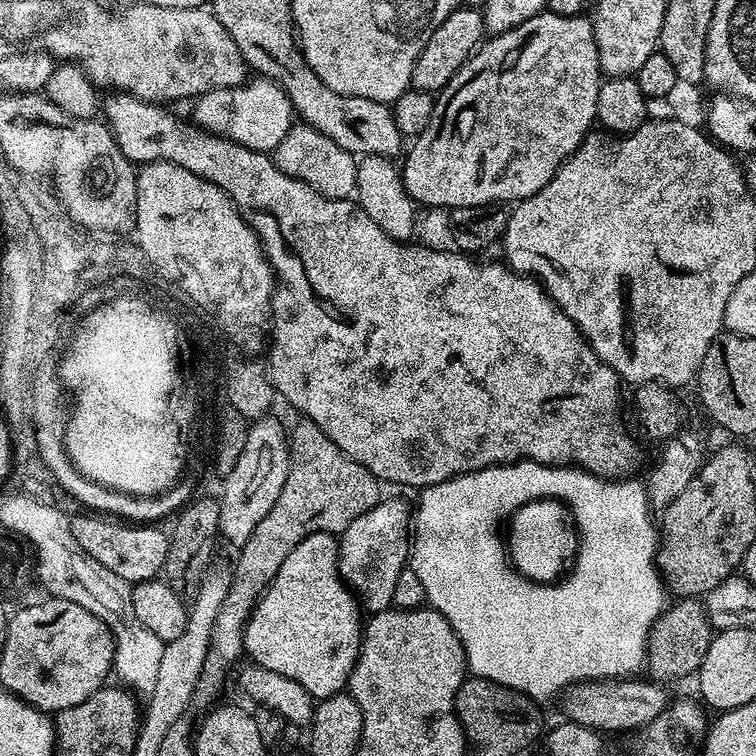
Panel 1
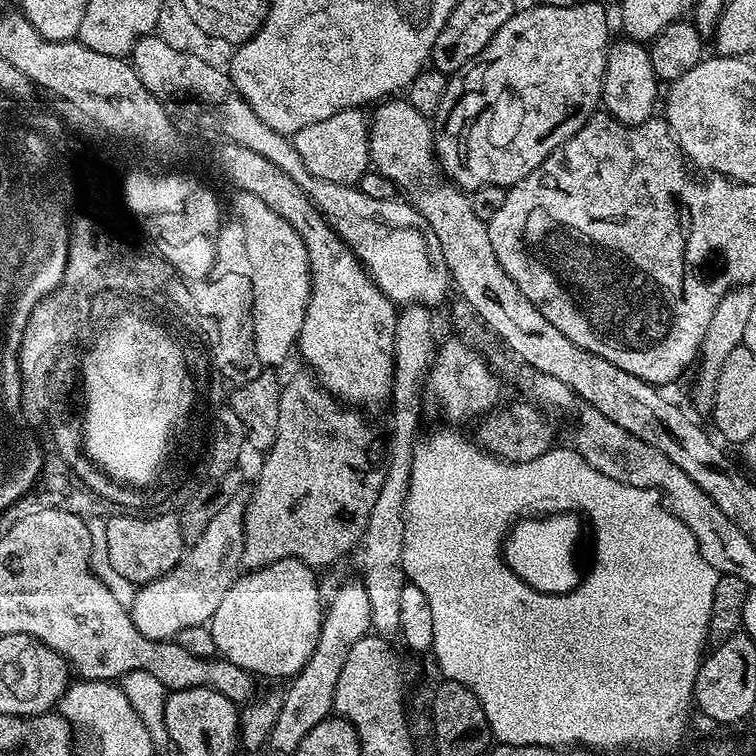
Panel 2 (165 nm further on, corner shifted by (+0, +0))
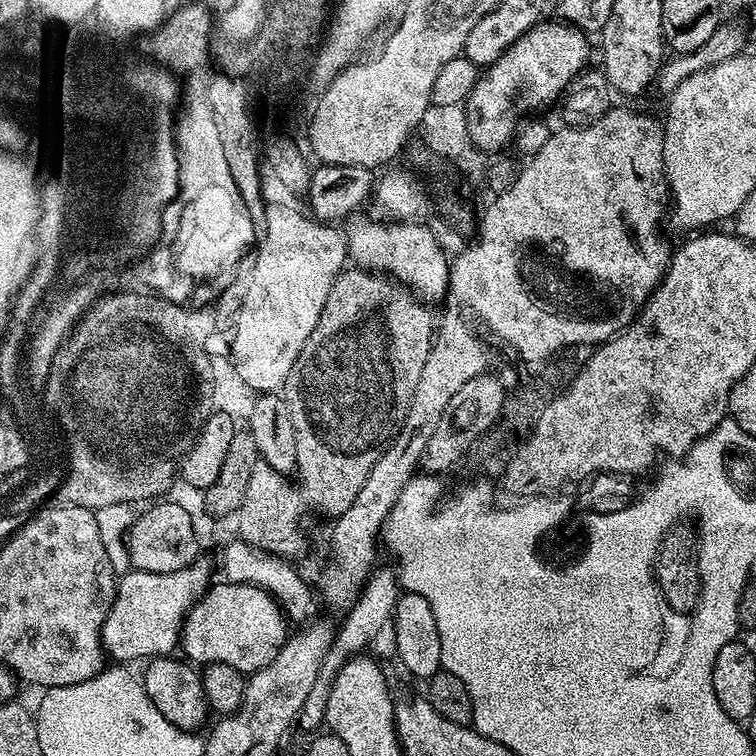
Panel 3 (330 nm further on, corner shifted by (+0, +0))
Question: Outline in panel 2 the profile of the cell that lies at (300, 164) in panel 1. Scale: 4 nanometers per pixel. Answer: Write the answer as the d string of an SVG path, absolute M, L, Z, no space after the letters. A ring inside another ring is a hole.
M347 108L344 112L334 114L314 126L302 126L296 135L291 137L298 158L318 178L335 184L359 185L360 179L370 171L368 158L368 129L370 120L359 108Z

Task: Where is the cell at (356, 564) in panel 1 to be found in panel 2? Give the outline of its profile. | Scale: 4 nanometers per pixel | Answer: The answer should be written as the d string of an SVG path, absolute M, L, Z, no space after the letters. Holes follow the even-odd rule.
M359 579L344 584L332 596L332 602L323 609L320 637L314 646L310 662L291 679L291 684L281 697L279 716L275 720L269 736L269 745L276 751L291 755L306 736L334 710L334 693L337 690L342 666L358 638L373 631L371 622L370 600L363 583Z

